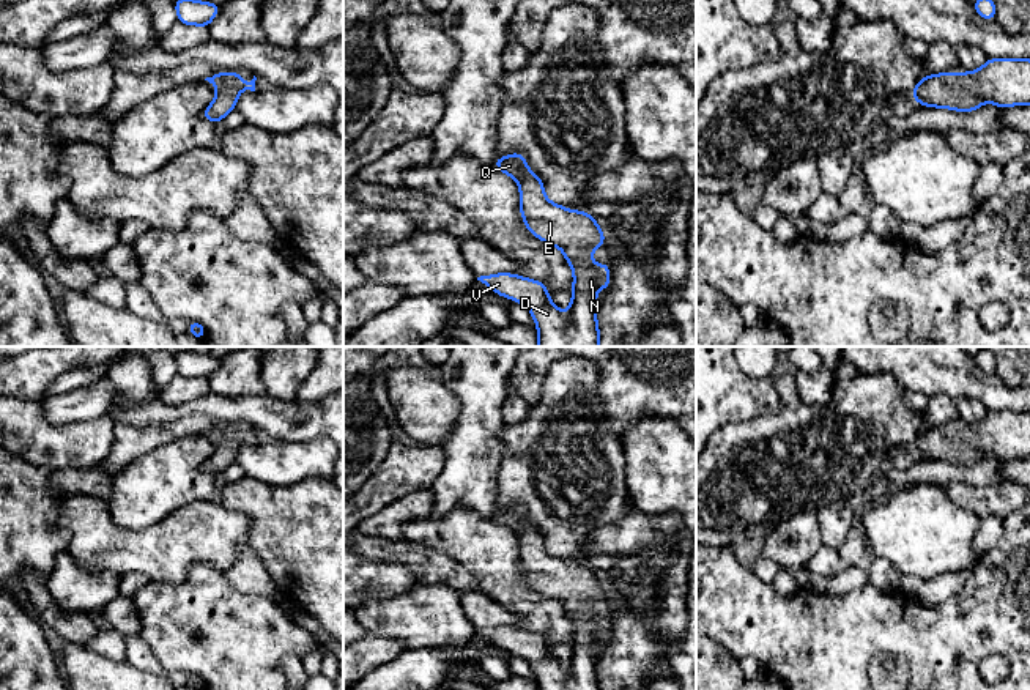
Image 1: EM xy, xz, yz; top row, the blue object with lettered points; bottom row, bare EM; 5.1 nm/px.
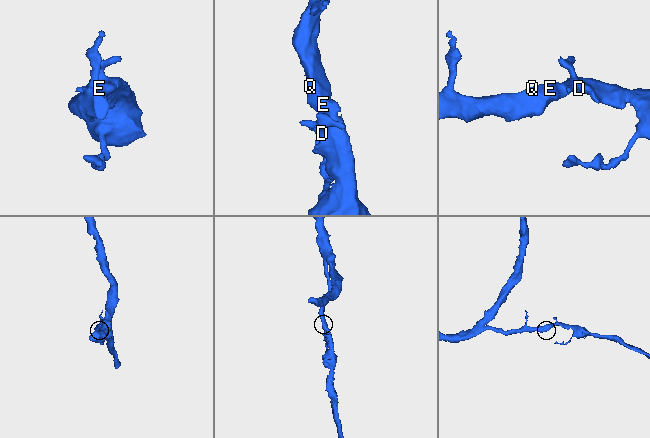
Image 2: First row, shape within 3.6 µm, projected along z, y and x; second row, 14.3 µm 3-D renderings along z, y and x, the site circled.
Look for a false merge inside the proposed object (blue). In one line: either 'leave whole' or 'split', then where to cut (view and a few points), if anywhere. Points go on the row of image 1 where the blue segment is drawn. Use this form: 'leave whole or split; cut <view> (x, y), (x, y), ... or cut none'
leave whole; cut none

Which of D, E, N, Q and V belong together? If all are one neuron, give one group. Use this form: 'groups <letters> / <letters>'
groups D E N Q V

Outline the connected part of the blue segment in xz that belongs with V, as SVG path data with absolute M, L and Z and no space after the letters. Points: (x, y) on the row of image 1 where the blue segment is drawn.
M521 153L498 158L495 167L518 183L520 211L529 233L550 246L559 247L572 266L572 302L565 312L559 310L558 306L551 302L551 296L543 282L518 274L499 273L480 276L477 280L488 285L499 296L517 301L529 309L537 326L537 347L600 347L597 291L609 287L611 271L608 263L595 265L592 260L594 249L605 246L605 235L595 217L589 216L587 211L567 210L550 202L545 197L542 180L526 165L526 158Z

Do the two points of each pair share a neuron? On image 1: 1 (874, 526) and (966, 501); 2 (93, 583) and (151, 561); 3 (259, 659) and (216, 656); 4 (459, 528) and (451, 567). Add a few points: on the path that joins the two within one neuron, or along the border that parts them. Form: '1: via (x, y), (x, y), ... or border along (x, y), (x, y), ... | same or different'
1: border along (942, 487), (956, 504), (972, 511), (980, 519) | different
2: border along (81, 566), (90, 571), (112, 571), (120, 575) | different
3: via (248, 659), (237, 652), (227, 652) | same
4: border along (419, 542), (454, 558), (479, 585) | different

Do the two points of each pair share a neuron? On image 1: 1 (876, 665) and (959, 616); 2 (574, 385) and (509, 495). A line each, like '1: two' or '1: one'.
1: two
2: one

